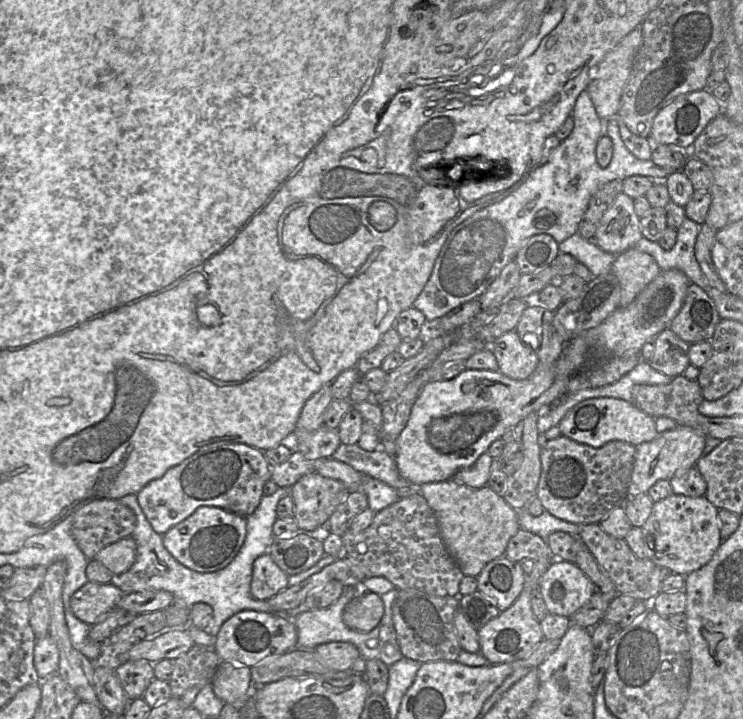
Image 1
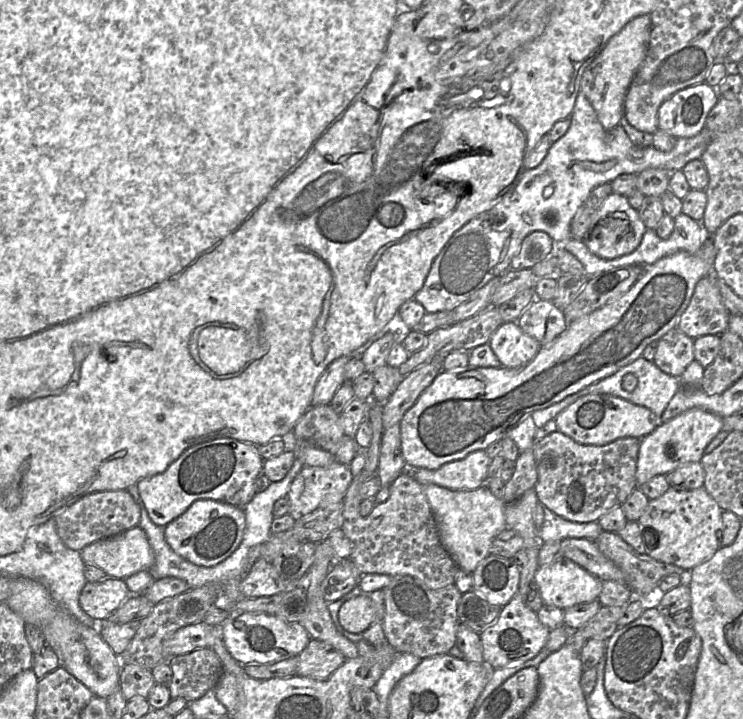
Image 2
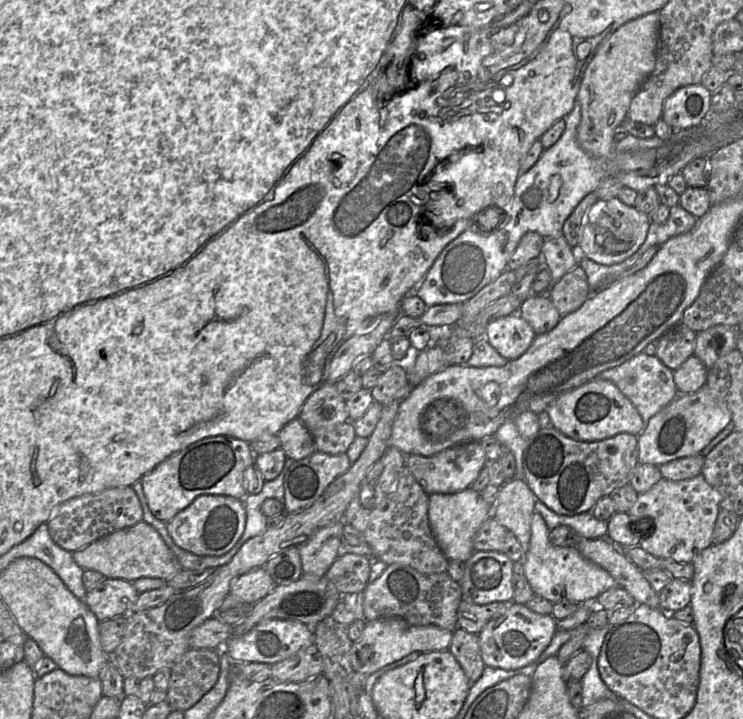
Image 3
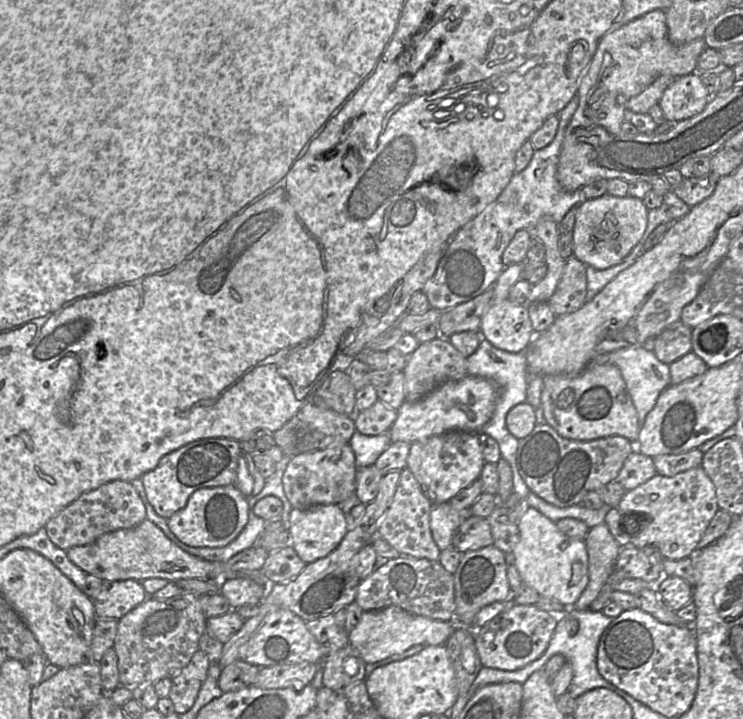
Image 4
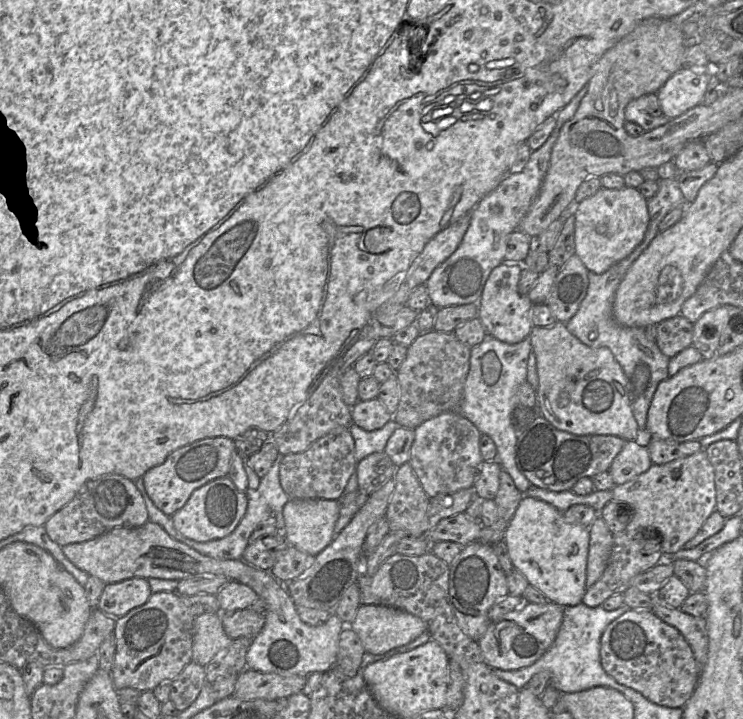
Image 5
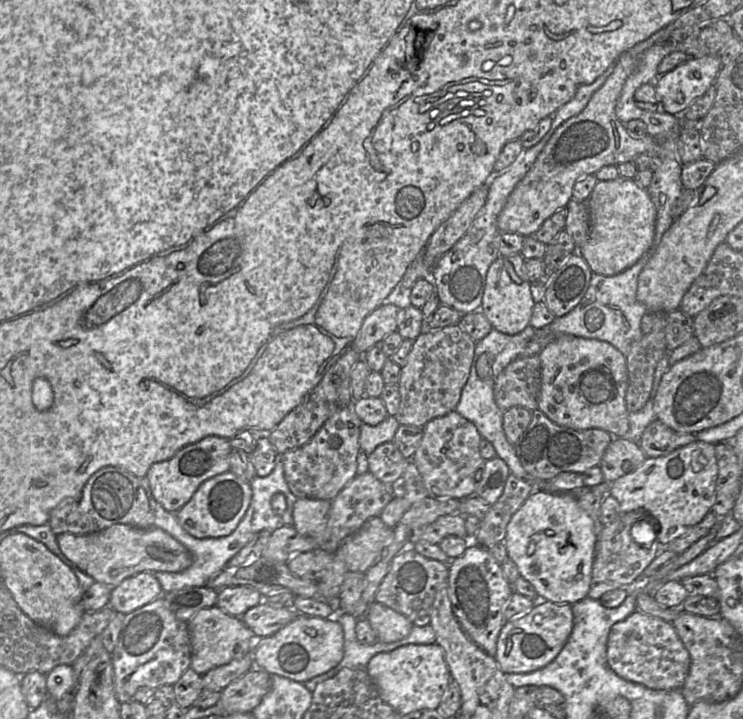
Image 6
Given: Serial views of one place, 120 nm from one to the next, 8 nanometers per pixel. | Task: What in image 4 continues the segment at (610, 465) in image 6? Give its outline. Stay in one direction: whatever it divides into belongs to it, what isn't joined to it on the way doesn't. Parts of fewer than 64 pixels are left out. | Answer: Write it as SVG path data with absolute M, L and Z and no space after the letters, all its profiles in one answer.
M635 449L625 460L617 478L623 487L633 490L657 474L653 458Z

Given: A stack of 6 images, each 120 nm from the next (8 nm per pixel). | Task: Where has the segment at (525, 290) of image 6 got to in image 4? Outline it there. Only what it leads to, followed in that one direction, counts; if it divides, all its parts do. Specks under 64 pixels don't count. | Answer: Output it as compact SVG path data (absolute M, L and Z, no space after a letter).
M512 264L502 270L492 286L493 297L486 312L482 316L479 329L482 338L487 339L496 348L511 353L525 351L535 335L527 304L515 304L509 300L510 288L522 278L522 275L523 264Z

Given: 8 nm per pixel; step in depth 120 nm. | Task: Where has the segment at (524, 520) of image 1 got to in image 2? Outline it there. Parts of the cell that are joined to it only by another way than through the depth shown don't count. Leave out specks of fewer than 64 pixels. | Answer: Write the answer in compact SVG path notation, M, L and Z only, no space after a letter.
M545 505L544 521L537 535L544 542L562 541L566 538L586 538L595 541L603 531L598 522L573 522L555 514Z

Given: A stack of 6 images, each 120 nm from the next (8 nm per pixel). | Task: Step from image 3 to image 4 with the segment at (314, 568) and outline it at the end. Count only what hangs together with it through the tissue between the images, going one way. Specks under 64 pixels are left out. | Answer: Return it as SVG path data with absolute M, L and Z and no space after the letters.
M338 504L315 505L306 509L292 508L289 516L289 545L305 564L329 555L347 533L346 515Z

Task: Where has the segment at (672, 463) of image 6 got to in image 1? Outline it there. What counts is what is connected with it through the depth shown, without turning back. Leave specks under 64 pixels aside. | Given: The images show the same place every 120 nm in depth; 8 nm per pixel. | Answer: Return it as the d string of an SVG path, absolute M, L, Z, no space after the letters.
M672 494L654 502L652 512L642 526L651 560L683 576L705 566L722 543L719 527L719 509L705 496L690 497Z

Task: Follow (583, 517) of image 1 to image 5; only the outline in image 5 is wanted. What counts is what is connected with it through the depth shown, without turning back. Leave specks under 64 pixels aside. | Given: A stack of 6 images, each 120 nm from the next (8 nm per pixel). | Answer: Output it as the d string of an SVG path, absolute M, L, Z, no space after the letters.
M542 415L523 431L518 431L516 445L516 464L521 473L531 485L554 492L571 491L576 482L583 478L592 478L595 475L609 470L614 458L624 447L626 441L614 435L574 435L555 428Z

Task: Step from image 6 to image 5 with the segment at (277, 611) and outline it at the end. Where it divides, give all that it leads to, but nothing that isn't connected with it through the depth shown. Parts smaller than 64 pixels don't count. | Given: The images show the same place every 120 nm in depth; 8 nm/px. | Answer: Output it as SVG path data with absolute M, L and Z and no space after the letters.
M252 609L222 613L222 625L229 638L254 638L263 628L265 617Z

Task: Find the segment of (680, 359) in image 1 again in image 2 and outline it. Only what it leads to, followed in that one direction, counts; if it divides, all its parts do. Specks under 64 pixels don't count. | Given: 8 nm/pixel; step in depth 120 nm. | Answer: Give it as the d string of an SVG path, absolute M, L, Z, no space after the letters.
M677 327L657 341L653 362L663 372L678 378L693 360L694 339Z

